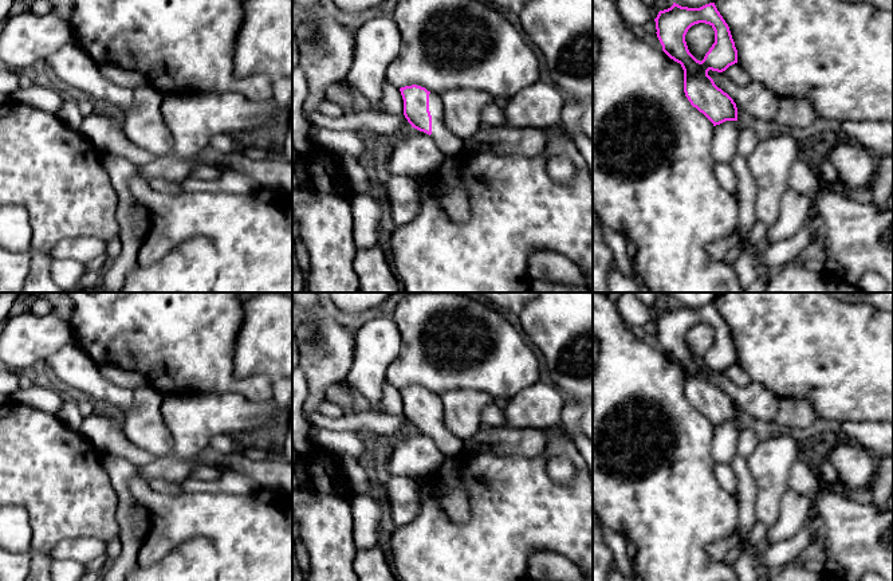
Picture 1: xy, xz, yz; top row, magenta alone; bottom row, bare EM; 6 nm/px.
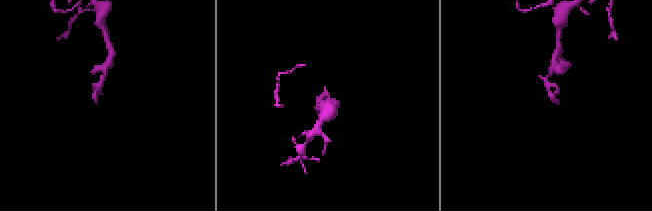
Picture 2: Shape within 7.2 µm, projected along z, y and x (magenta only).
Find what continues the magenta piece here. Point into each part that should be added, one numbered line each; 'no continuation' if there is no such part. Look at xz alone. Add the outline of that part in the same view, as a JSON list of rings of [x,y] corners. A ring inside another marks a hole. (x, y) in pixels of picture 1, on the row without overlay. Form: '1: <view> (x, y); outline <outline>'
1: xz (449, 446); outline [[[434,393],[429,394],[429,412],[432,416],[432,440],[444,458],[455,458],[463,450],[463,440],[445,427],[442,401]]]

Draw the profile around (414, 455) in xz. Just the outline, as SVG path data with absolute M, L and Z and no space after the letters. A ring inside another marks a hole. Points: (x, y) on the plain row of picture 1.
M414 428L408 429L392 445L388 462L390 475L425 479L433 475L444 460L432 437Z

